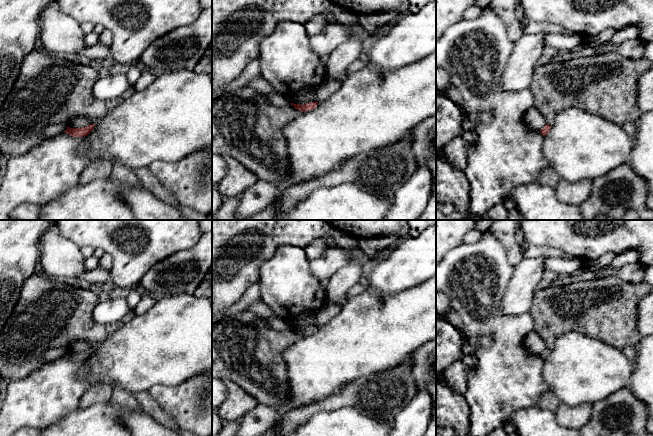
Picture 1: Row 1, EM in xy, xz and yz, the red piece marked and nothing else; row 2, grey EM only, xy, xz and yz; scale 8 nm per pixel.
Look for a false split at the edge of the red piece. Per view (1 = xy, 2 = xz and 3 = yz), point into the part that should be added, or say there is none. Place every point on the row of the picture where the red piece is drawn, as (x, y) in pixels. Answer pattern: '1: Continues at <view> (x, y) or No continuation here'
1: No continuation here
2: No continuation here
3: No continuation here

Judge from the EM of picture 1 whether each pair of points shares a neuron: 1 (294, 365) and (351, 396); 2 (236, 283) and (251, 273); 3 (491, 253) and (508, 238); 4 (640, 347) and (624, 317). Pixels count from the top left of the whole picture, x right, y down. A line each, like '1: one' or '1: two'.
1: two
2: one
3: two
4: two

